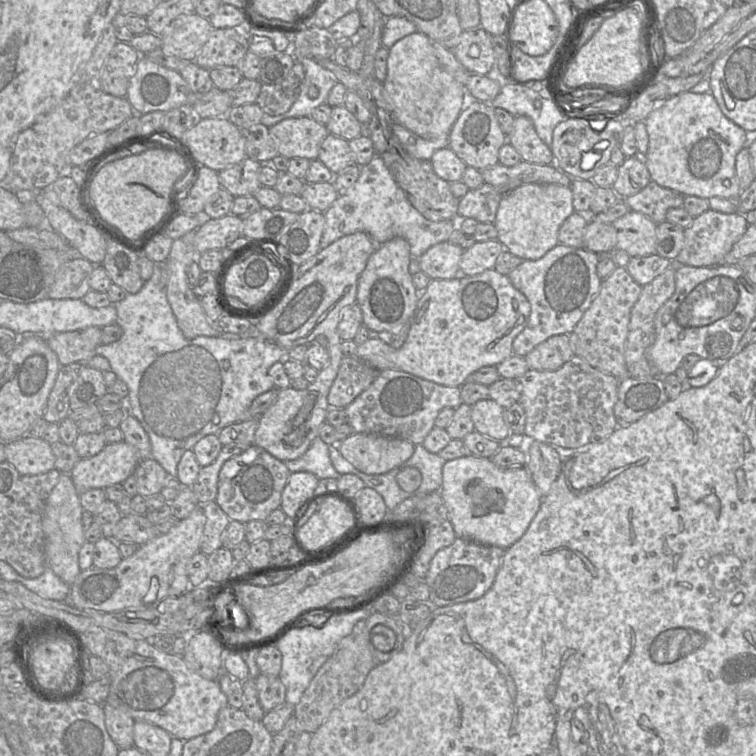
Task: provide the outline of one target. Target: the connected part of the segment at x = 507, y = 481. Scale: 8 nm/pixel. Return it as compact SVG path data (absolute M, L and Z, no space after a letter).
M467 454L444 463L440 495L457 538L509 548L528 529L542 496L527 468L500 468L491 459Z

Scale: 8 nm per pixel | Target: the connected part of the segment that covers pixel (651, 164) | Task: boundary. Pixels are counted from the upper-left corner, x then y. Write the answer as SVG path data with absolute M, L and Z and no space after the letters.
M711 89L706 93L686 91L668 97L657 105L644 120L649 137L648 150L641 156L651 180L659 186L681 193L709 199L722 197L737 200L741 193L735 162L739 151L750 141L751 134L728 119L721 111Z

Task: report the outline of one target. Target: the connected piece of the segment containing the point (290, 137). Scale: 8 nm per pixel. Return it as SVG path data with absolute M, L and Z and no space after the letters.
M310 116L284 119L269 130L276 142L278 155L310 161L318 158L320 145L329 134L326 125Z

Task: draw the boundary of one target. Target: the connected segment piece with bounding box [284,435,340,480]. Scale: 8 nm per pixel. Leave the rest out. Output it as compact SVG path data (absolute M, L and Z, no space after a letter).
M319 435L301 457L284 463L291 473L310 472L318 479L334 478L338 480L340 476L331 462L329 445L322 441Z

